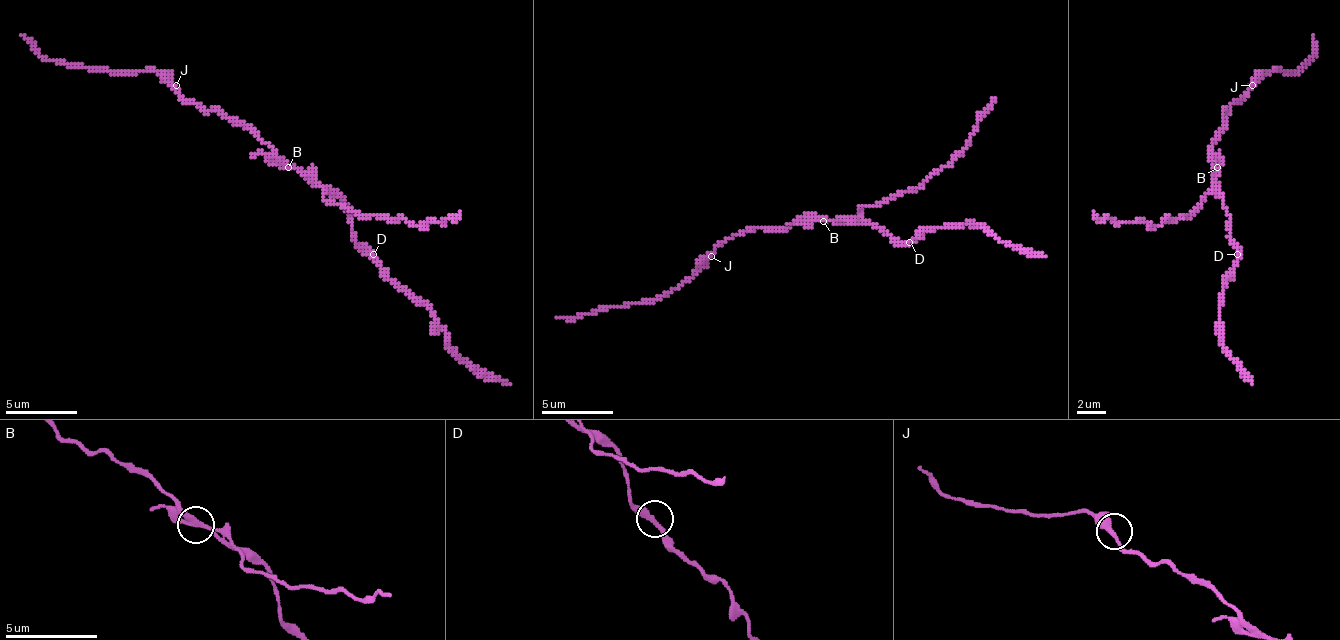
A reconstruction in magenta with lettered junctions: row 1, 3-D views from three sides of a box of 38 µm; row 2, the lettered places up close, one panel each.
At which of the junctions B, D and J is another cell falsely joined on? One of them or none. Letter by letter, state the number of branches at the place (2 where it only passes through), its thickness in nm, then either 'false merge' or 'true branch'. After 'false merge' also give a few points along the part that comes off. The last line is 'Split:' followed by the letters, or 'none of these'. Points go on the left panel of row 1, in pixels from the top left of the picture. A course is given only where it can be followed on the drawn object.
B: 2 branches meet; 280 nm thick; false merge; foreign part runs (287, 168), (305, 172), (327, 201), (424, 226), (442, 222), (460, 211)
D: 2 branches meet; 280 nm thick; true branch
J: 2 branches meet; 300 nm thick; true branch
Split: B

